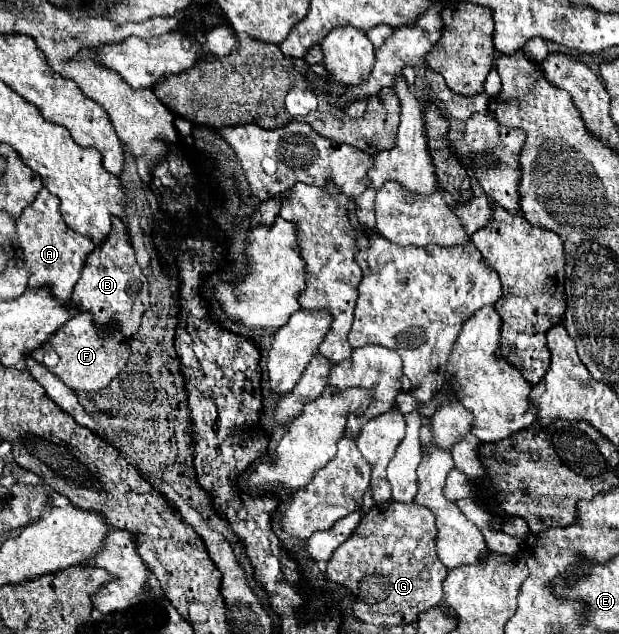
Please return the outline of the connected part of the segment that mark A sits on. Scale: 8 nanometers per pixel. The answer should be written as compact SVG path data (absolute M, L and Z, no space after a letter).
M47 187L39 191L37 199L27 205L23 215L17 219L17 239L23 249L23 259L31 271L29 287L49 285L57 299L67 301L81 275L87 255L95 249L95 243L91 237L75 233L67 227L67 223L63 223L63 217L59 215L59 199L55 199Z

